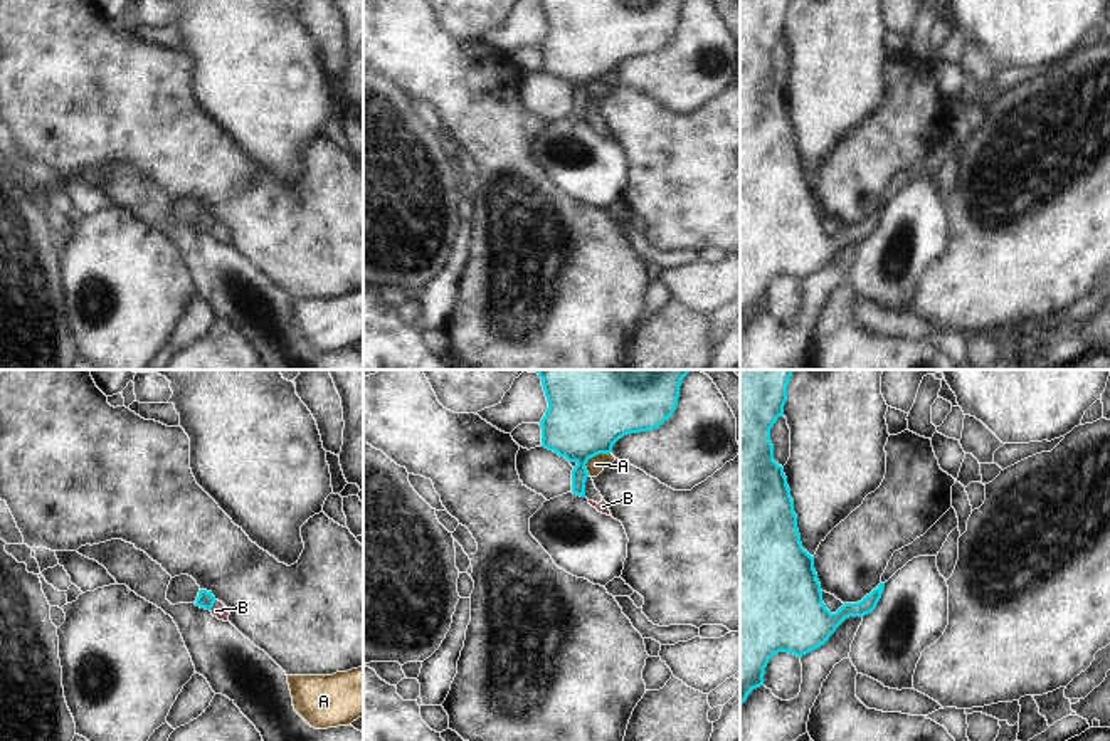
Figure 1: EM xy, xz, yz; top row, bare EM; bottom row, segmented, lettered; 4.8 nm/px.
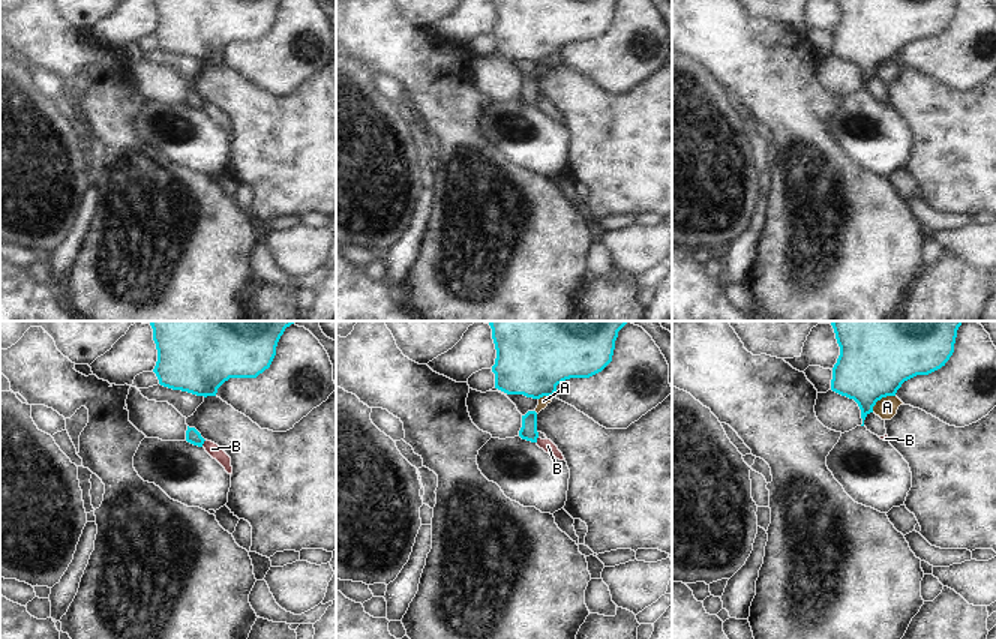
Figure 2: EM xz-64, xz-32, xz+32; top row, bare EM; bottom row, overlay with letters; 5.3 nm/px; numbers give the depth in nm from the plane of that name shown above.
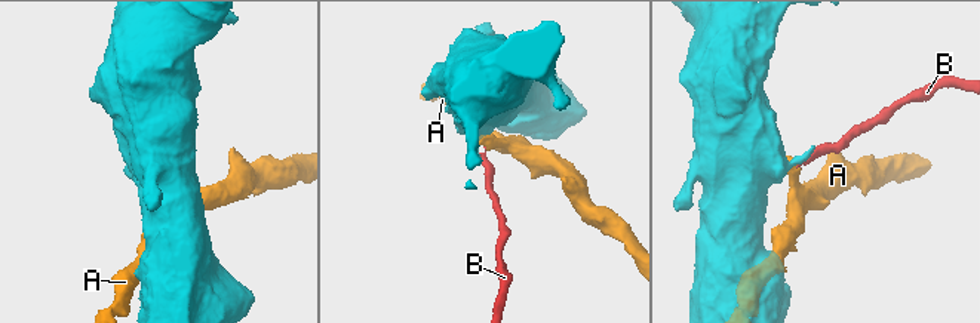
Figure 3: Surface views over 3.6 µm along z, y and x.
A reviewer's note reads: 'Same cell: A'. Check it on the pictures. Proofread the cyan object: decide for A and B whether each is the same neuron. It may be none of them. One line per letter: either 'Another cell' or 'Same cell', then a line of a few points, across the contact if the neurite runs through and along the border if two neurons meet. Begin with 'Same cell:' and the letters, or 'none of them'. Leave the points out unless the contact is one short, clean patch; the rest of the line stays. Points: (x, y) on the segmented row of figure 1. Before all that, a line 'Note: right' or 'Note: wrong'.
Note: wrong
Same cell: none of them
A: Another cell. Line: xz (609, 452), (594, 456), (586, 464), (587, 474)
B: Another cell. Line: xy (217, 600), (209, 609).

